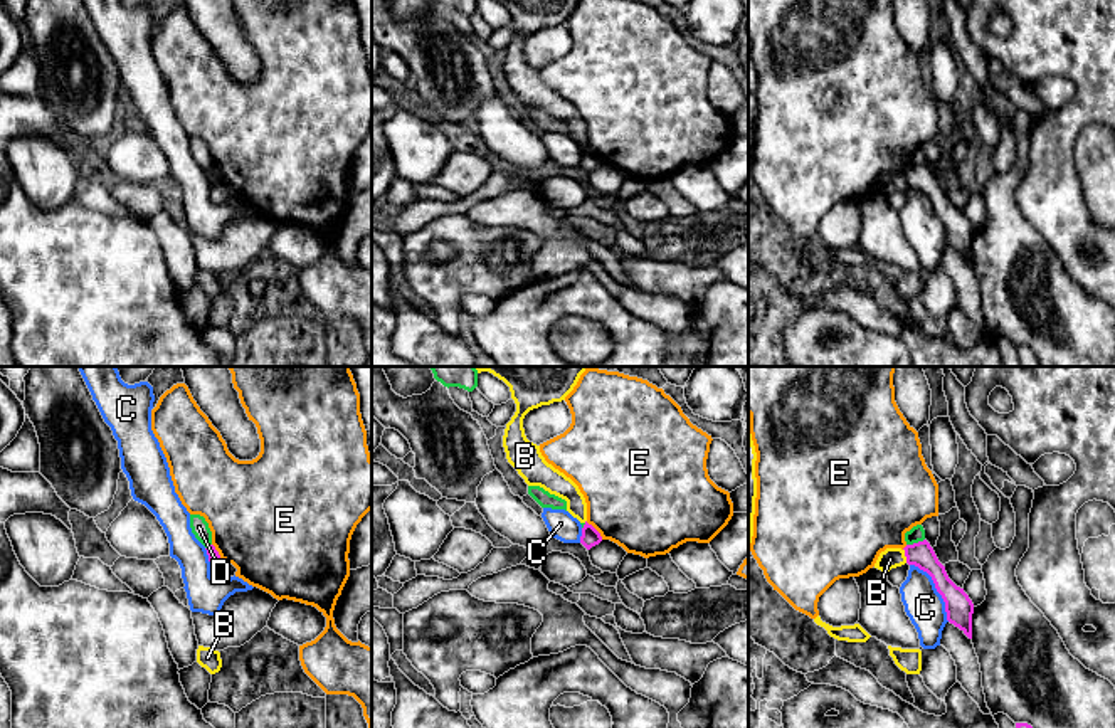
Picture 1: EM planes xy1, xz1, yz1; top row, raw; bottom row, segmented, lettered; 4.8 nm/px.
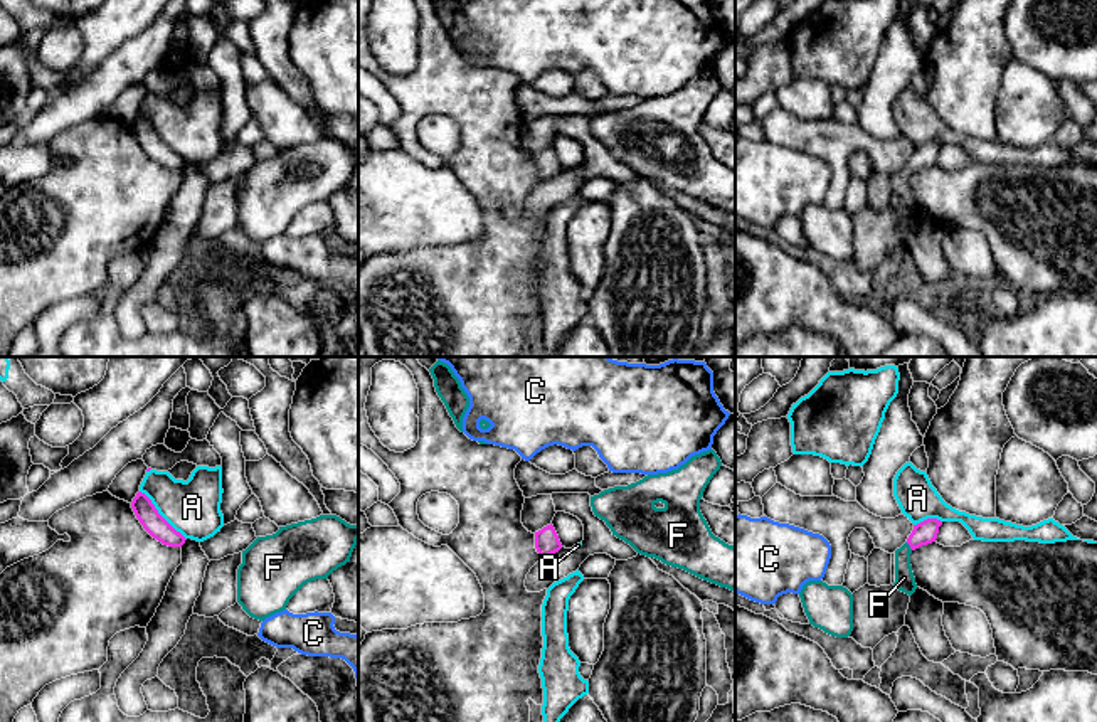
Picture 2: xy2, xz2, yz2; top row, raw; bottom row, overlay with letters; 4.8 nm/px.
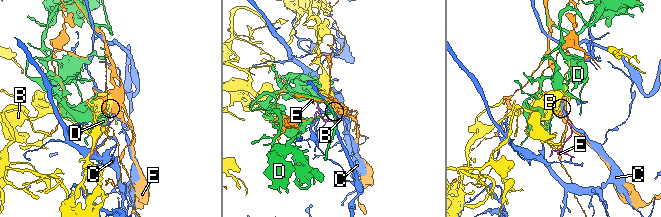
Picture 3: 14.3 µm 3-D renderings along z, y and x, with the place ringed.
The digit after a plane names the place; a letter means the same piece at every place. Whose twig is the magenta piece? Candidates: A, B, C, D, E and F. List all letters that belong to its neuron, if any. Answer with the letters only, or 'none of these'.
F

